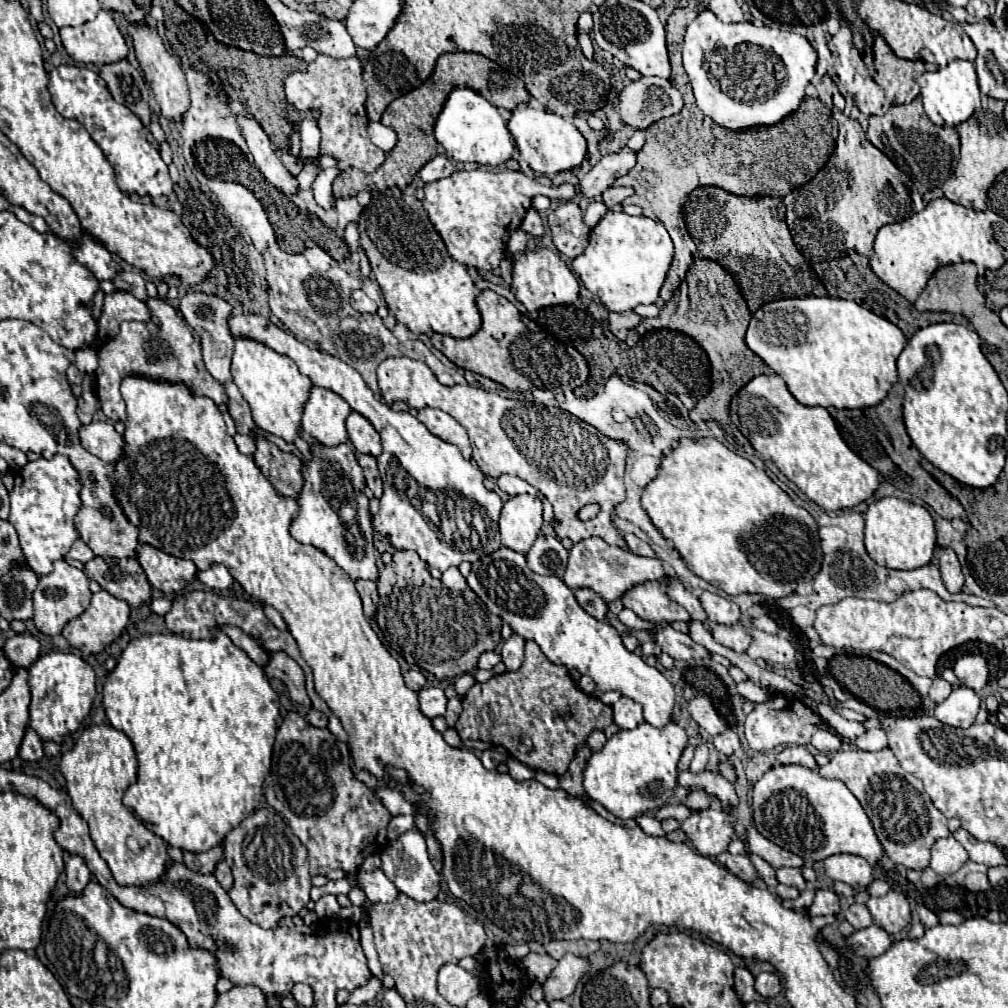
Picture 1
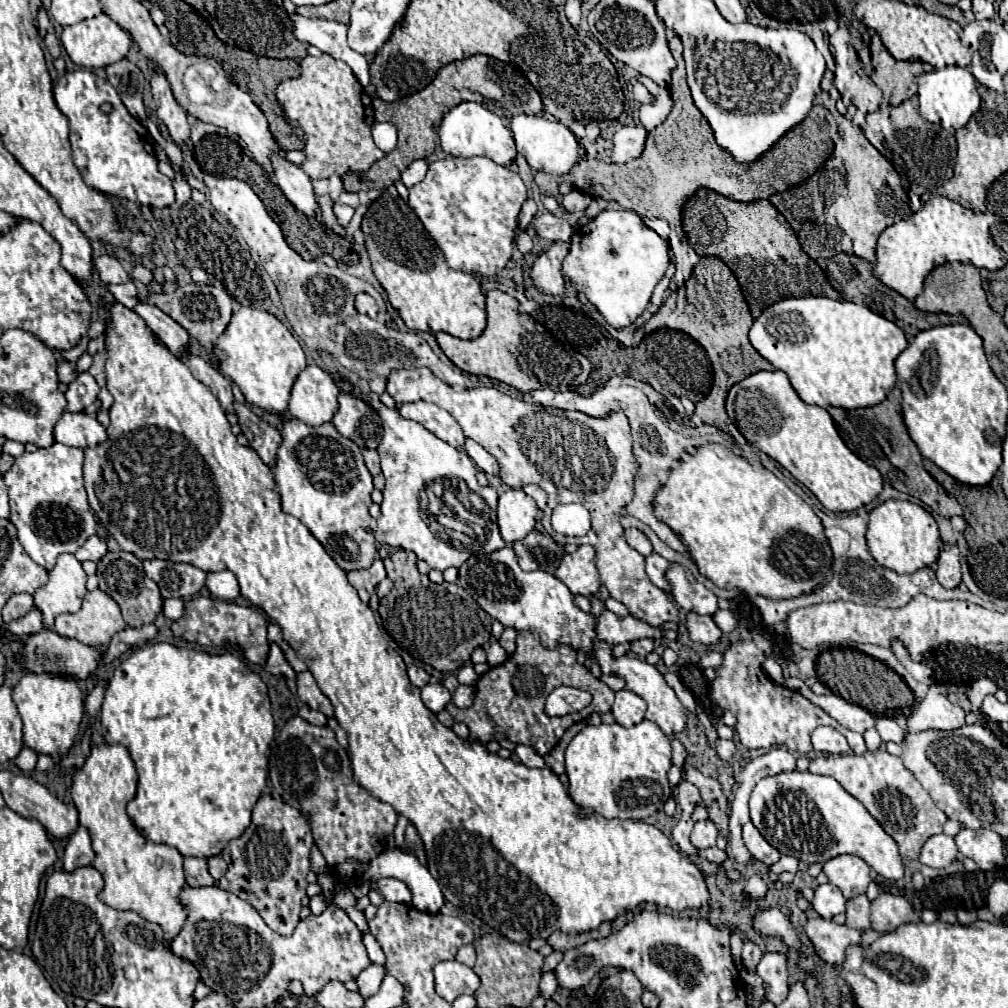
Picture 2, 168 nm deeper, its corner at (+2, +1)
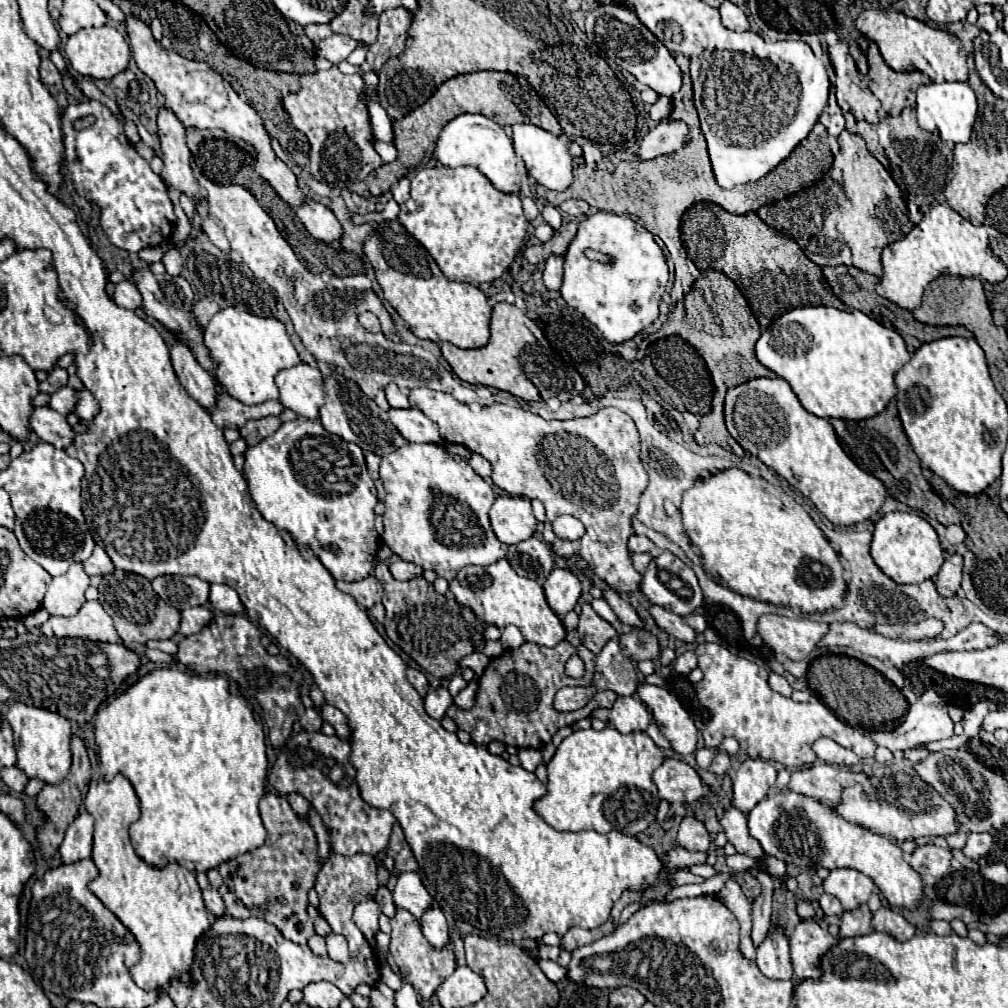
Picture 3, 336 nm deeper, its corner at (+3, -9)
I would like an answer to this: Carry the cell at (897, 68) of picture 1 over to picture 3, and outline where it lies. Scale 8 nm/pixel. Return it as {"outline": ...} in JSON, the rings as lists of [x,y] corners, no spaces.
{"outline":[[[875,43],[869,45],[867,51],[869,61],[869,89],[881,101],[883,109],[889,115],[899,115],[905,107],[915,106],[916,89],[923,84],[925,74],[919,71],[893,71],[881,57],[879,47]]]}

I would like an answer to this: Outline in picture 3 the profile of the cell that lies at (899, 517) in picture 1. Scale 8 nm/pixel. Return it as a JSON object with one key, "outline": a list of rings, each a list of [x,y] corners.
{"outline":[[[901,511],[887,513],[875,523],[873,541],[871,541],[871,557],[875,565],[899,585],[933,579],[945,561],[935,529],[921,515],[901,513]]]}

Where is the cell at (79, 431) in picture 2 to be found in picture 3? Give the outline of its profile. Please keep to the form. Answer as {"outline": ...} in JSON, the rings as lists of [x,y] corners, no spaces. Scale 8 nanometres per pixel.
{"outline":[[[37,407],[35,413],[31,415],[29,423],[31,423],[31,429],[35,431],[35,435],[41,441],[53,445],[55,449],[67,449],[69,445],[73,445],[73,441],[77,437],[77,433],[67,423],[67,419],[49,407]]]}

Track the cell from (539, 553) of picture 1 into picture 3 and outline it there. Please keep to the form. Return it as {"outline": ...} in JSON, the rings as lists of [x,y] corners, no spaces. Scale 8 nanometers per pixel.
{"outline":[[[531,537],[511,545],[507,551],[507,561],[521,577],[531,577],[543,583],[553,569],[553,551],[545,541]]]}

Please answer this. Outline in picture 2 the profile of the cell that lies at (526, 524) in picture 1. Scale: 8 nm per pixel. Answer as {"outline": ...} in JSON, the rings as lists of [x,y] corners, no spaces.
{"outline":[[[506,489],[498,497],[498,527],[506,543],[524,539],[536,525],[538,505],[522,489]]]}

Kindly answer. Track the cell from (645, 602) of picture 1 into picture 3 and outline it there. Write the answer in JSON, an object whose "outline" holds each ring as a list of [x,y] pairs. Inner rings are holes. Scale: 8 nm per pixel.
{"outline":[[[415,387],[415,389],[411,389],[411,391],[409,391],[409,403],[411,403],[411,407],[421,409],[427,417],[431,417],[431,419],[439,425],[439,431],[443,433],[443,439],[445,439],[447,443],[465,445],[469,451],[479,453],[481,457],[485,457],[485,459],[491,463],[491,467],[493,467],[491,479],[493,479],[493,483],[495,483],[497,487],[505,489],[509,495],[527,495],[529,499],[539,499],[539,501],[545,505],[547,519],[545,519],[543,539],[545,539],[547,543],[551,543],[551,547],[553,547],[553,551],[555,551],[557,555],[561,555],[561,557],[571,557],[571,555],[575,555],[575,553],[581,555],[583,559],[589,561],[593,573],[595,573],[599,579],[603,579],[609,587],[613,587],[617,593],[627,593],[627,595],[629,595],[629,593],[639,591],[639,585],[641,585],[641,579],[643,579],[643,577],[635,571],[635,567],[633,567],[633,563],[631,563],[631,555],[629,555],[629,551],[627,551],[627,539],[629,539],[629,535],[633,533],[631,517],[635,515],[635,509],[637,509],[637,505],[639,505],[639,497],[641,497],[641,493],[647,489],[647,481],[649,481],[649,479],[647,479],[647,473],[645,473],[645,469],[643,469],[643,465],[641,465],[641,459],[639,459],[639,433],[637,433],[635,423],[631,421],[631,417],[629,417],[627,413],[623,413],[623,411],[619,411],[619,409],[615,409],[615,407],[605,407],[605,409],[601,409],[601,411],[599,411],[597,415],[593,415],[593,417],[581,417],[581,419],[571,419],[571,421],[557,421],[557,419],[547,421],[547,419],[543,419],[543,417],[539,417],[539,415],[535,415],[535,413],[531,413],[531,411],[525,411],[525,409],[519,409],[519,407],[509,407],[509,405],[503,405],[503,403],[493,403],[493,405],[487,405],[487,407],[473,407],[473,409],[471,409],[469,405],[465,405],[465,403],[453,399],[449,393],[433,391],[433,389],[427,389],[427,387]],[[563,513],[569,513],[569,515],[573,515],[573,517],[577,517],[577,519],[581,519],[581,521],[585,523],[587,533],[585,533],[579,541],[561,541],[561,539],[557,539],[555,533],[551,531],[551,515],[563,515]]]}

